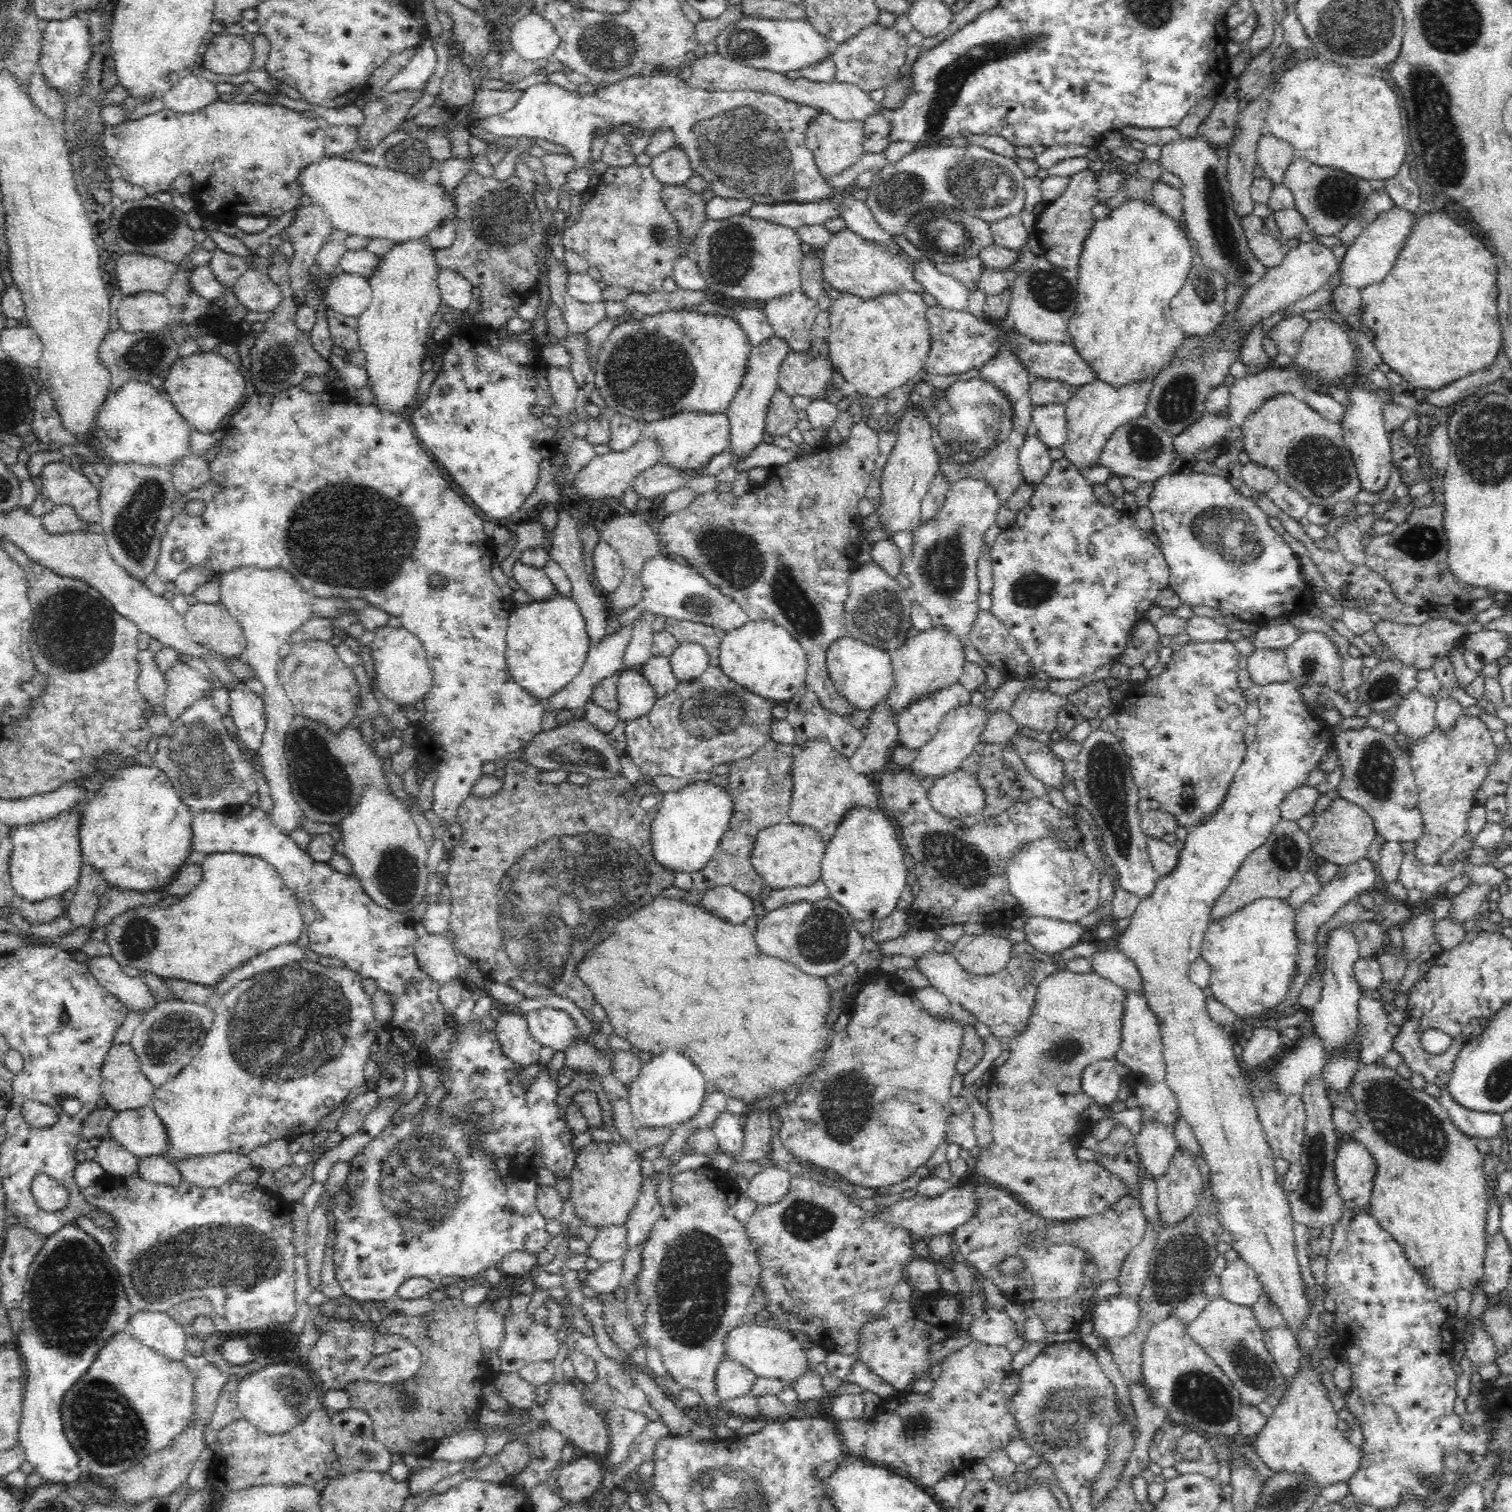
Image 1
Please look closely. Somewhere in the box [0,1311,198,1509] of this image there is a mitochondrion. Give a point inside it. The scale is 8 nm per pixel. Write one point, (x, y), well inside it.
(110, 1431)

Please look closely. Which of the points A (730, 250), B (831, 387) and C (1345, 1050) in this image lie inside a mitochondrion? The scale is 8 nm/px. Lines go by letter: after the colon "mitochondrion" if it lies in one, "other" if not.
A: mitochondrion
B: other
C: other

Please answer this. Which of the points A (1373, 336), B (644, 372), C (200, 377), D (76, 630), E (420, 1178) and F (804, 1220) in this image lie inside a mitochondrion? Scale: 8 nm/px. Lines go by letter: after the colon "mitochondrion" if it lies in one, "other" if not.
A: other
B: mitochondrion
C: other
D: mitochondrion
E: mitochondrion
F: mitochondrion

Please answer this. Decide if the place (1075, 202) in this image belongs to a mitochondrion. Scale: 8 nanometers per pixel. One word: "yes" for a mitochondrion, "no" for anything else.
no

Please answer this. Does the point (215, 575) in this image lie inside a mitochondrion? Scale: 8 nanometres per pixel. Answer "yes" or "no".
no

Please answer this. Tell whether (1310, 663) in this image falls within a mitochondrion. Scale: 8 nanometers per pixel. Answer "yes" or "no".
yes

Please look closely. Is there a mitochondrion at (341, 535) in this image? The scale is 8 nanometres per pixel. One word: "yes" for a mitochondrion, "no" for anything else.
yes

